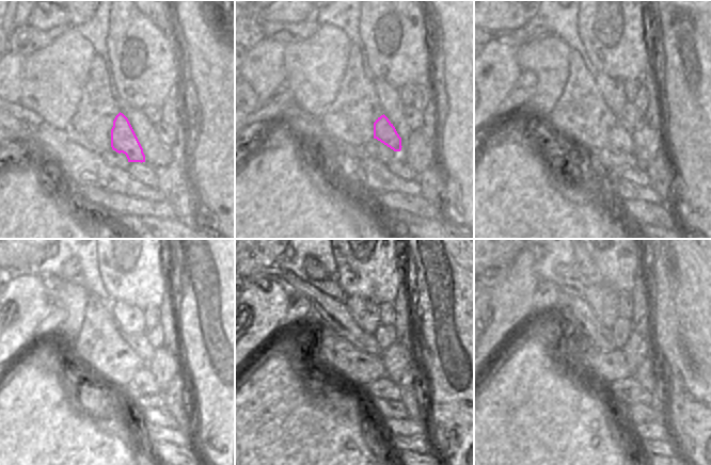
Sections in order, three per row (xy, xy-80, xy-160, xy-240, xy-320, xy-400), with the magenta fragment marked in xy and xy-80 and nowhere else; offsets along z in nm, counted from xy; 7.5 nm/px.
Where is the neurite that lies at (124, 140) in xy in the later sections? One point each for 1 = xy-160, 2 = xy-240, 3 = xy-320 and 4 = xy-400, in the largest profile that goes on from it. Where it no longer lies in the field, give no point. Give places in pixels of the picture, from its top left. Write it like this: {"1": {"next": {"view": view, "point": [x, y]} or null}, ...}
{"1": {"next": {"view": "xy-160", "point": [621, 135]}}, "2": {"next": {"view": "xy-240", "point": [143, 380]}}, "3": {"next": {"view": "xy-320", "point": [383, 388]}}, "4": {"next": {"view": "xy-400", "point": [628, 390]}}}

